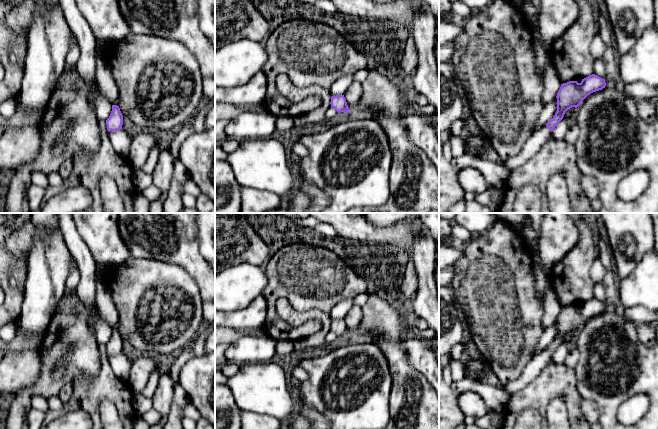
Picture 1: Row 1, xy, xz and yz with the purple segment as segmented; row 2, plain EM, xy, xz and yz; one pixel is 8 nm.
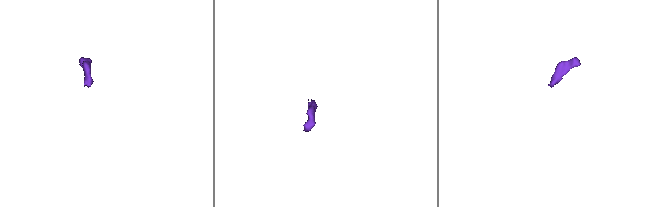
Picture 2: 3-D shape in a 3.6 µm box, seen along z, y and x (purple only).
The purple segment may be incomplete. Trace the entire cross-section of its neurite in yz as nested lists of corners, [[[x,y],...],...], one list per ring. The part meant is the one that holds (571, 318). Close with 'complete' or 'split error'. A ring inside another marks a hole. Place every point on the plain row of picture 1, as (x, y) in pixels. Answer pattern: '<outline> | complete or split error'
[[[592,298],[580,307],[569,305],[561,308],[557,317],[557,335],[552,343],[540,354],[534,356],[525,366],[521,376],[503,386],[509,394],[514,394],[532,382],[547,365],[555,350],[563,343],[565,336],[575,331],[577,332],[582,325],[591,317],[605,312],[605,303]]] | split error

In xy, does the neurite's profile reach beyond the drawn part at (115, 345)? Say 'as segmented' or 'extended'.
as segmented

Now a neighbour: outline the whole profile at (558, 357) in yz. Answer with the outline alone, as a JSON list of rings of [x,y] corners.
[[[572,331],[565,336],[563,343],[555,350],[555,352],[551,357],[551,360],[554,363],[556,364],[564,363],[565,357],[569,351],[570,340],[572,336],[575,335],[576,333],[577,332]]]

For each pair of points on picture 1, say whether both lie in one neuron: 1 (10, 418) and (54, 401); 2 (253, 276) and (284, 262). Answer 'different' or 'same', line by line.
1: different
2: different

